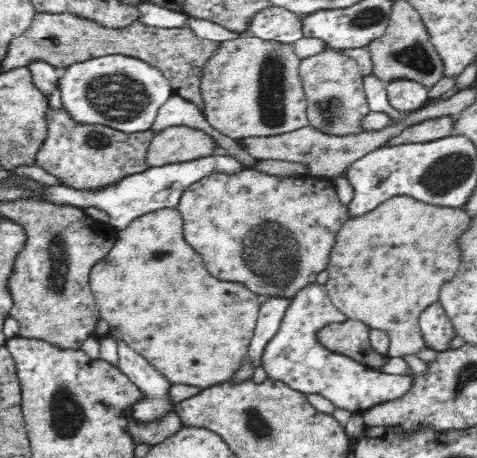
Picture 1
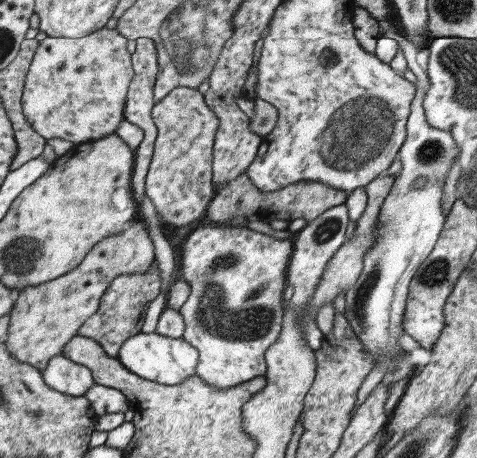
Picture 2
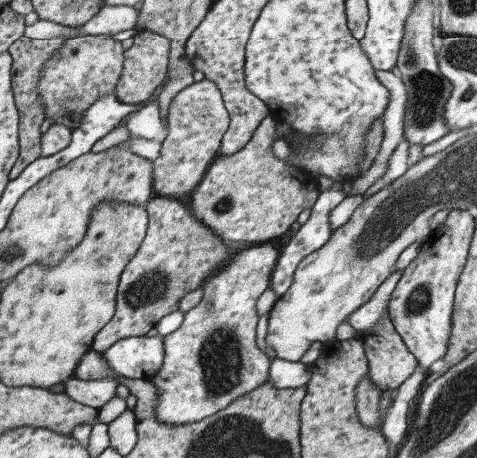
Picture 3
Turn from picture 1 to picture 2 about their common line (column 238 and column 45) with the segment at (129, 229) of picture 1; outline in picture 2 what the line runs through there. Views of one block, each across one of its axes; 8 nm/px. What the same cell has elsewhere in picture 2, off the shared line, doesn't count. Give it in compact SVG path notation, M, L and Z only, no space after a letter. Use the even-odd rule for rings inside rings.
M131 222L123 232L97 242L75 270L51 282L19 290L17 302L7 318L7 330L3 336L5 350L19 362L31 364L35 370L43 372L47 362L55 356L61 356L63 346L77 336L77 330L83 326L83 322L97 312L99 300L113 278L151 270L155 264L153 250L155 248L147 236L145 222Z

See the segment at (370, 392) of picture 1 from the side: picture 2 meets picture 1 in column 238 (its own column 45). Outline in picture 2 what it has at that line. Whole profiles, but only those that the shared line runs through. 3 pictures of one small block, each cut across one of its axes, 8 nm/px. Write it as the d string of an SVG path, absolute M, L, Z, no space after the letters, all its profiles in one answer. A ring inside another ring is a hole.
M55 356L47 362L47 368L41 372L43 380L47 386L51 386L53 390L61 392L61 394L69 394L69 396L83 396L87 392L87 388L91 388L93 382L93 374L87 366L71 362L69 358Z

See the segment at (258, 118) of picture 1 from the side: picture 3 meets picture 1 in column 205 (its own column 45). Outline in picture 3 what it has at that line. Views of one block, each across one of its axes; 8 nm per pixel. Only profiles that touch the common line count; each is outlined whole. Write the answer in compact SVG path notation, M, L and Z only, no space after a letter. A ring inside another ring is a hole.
M81 36L71 38L53 58L45 64L39 94L43 98L45 118L51 118L51 124L63 124L69 130L79 126L81 114L101 96L115 90L117 78L123 72L125 50L121 42L113 42L109 36Z

